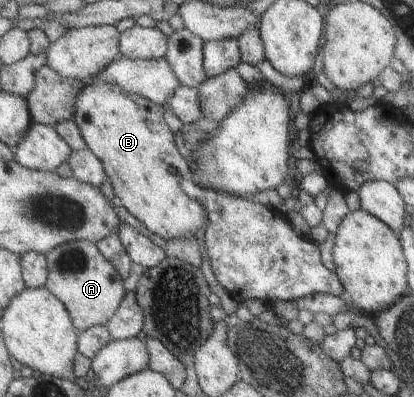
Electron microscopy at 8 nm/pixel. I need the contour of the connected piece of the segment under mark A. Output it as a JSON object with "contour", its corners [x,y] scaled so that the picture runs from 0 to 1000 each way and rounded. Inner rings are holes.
{"contour":[[[181,602],[106,637],[116,693],[106,723],[159,776],[186,836],[225,819],[249,819],[297,756],[297,703],[213,605]]]}

